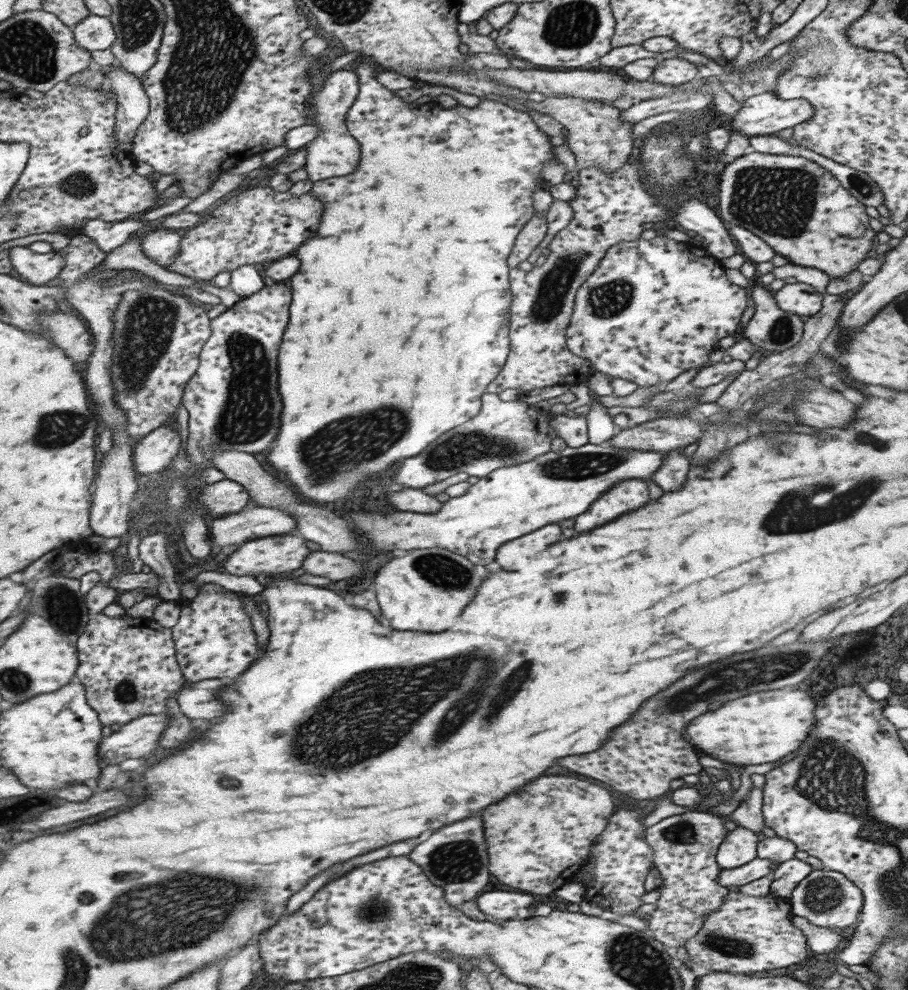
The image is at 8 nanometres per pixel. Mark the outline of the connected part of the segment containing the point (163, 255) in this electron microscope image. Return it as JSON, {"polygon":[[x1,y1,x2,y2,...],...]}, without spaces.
{"polygon":[[154,229,138,238,143,255,160,267,170,265,179,257,181,232,172,229]]}

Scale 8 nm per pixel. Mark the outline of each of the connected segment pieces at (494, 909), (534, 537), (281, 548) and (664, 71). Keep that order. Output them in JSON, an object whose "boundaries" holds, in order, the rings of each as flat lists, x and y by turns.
{"boundaries":[[[493,889,480,893,474,901,476,907,483,911,483,914,495,919,499,918,499,920,509,920,515,916,517,908,529,908,533,897,523,892]],[[549,524,498,546,494,567,521,571,538,552,563,538,558,524]],[[294,533,285,535,272,535,258,538,239,544,237,548,220,563,220,568,225,574,233,576,254,576,261,579,264,576,280,576,292,570,297,570,302,565,303,559,311,551,305,545,306,539]],[[682,55,658,61,650,78,660,85,676,87,697,78,697,74,697,68]]]}

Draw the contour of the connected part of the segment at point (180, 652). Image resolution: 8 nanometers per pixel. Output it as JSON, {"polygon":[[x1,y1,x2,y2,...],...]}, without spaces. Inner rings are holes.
{"polygon":[[214,583,202,584,196,594,181,605,178,621,170,628,179,670,187,683,212,678,235,680,259,656,255,633,250,618,242,609,242,600]]}

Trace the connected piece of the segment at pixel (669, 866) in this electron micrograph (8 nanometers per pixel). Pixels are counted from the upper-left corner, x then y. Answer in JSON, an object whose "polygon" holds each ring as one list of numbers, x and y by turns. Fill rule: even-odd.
{"polygon":[[702,810,684,811,683,814,674,814,665,819,658,819,655,824,648,826,644,832,645,842,652,848,652,864,657,868,662,885,657,888,659,898,655,901,655,910,652,910,645,919,645,928,657,943,665,947,683,947,687,940,695,937,702,927,702,917,710,910,715,910,723,897,731,891,718,885,719,865,716,863,716,850,723,837,728,833,723,826,725,817,705,813]]}

